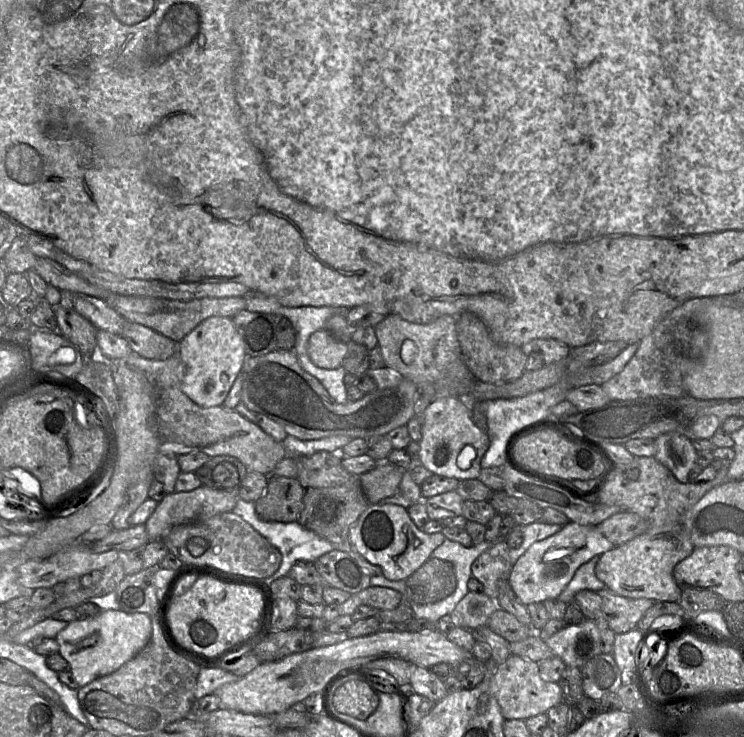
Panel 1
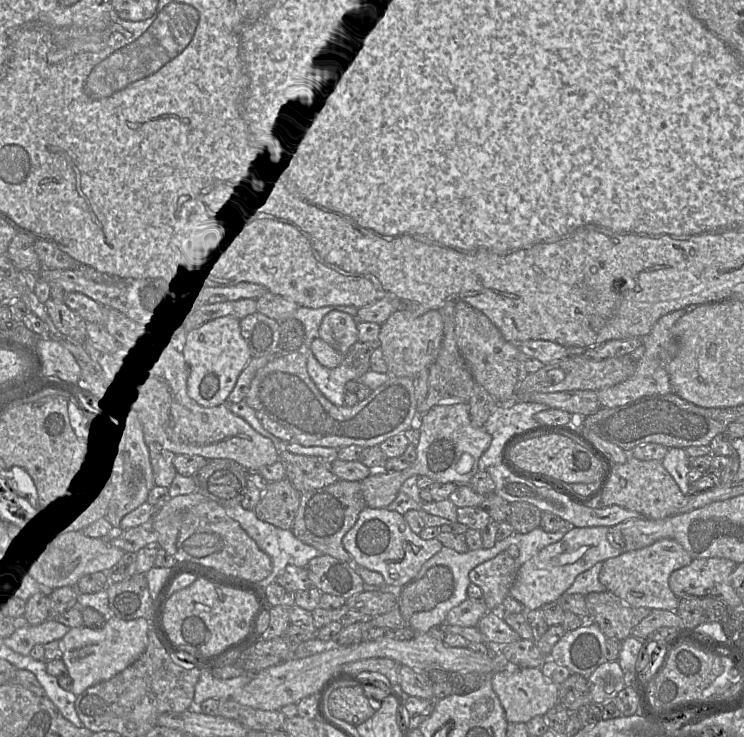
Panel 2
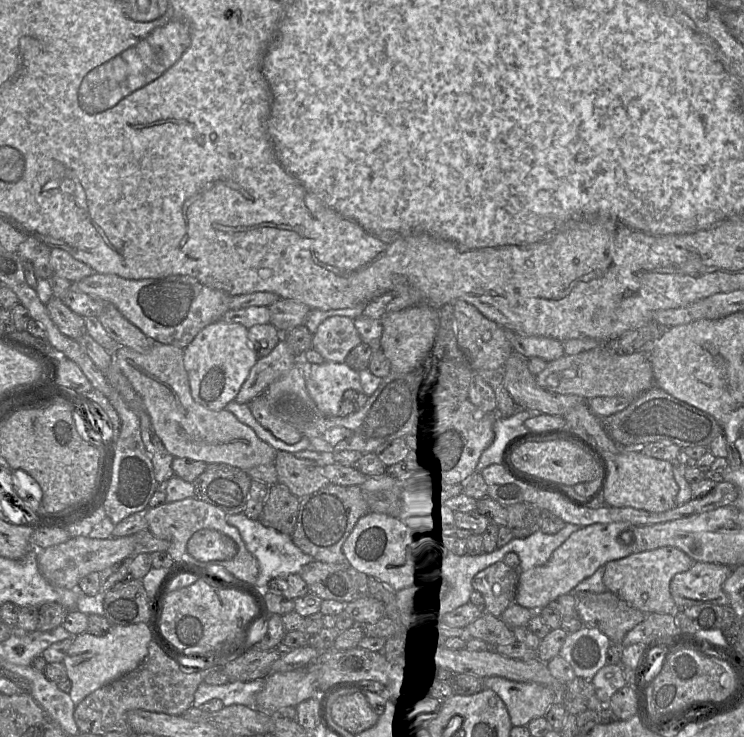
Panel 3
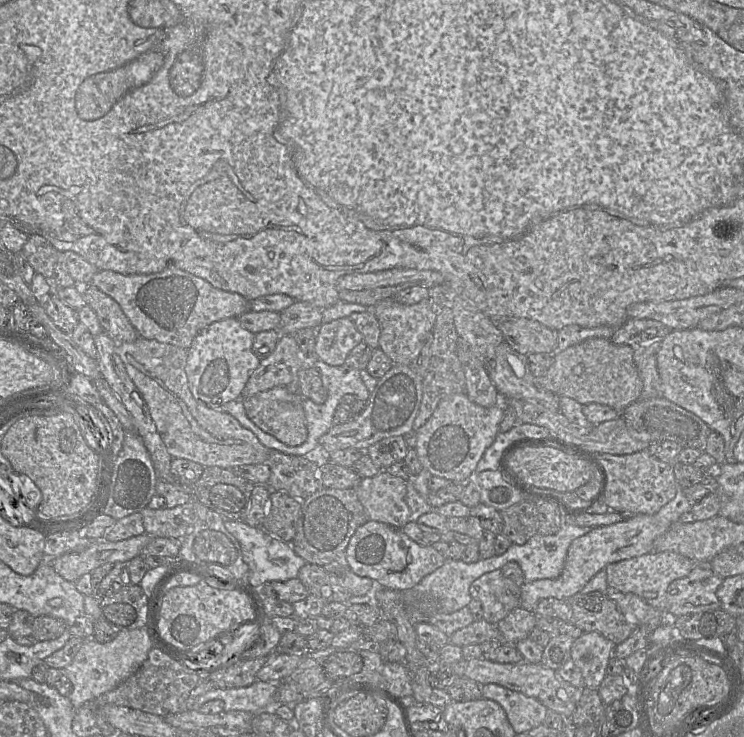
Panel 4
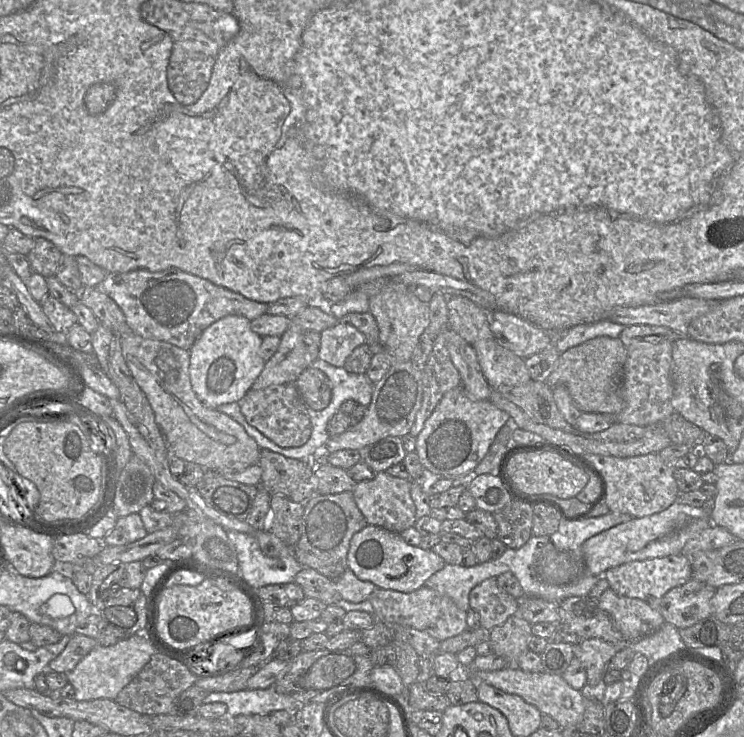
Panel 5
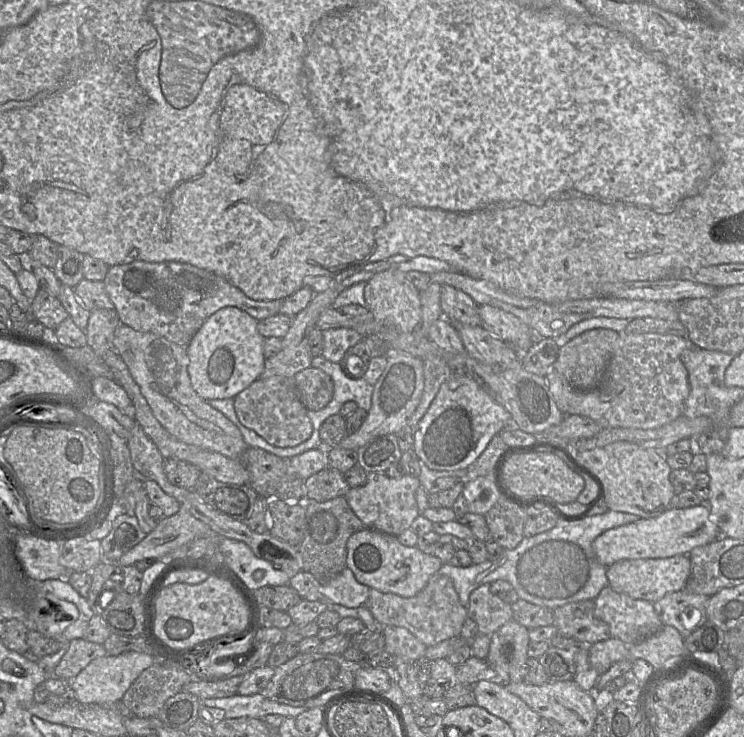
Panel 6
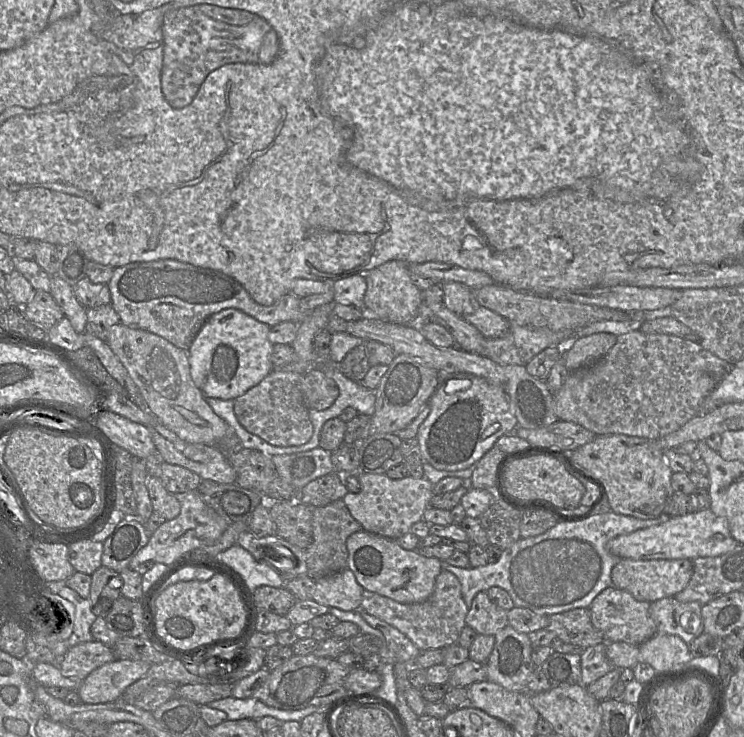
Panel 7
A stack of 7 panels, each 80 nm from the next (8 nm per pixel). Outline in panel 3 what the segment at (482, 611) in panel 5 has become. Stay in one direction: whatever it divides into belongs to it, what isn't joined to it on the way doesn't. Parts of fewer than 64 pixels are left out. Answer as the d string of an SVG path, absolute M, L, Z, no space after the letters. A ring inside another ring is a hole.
M504 561L479 571L472 580L473 590L483 596L485 612L499 618L515 602L517 584L518 572Z

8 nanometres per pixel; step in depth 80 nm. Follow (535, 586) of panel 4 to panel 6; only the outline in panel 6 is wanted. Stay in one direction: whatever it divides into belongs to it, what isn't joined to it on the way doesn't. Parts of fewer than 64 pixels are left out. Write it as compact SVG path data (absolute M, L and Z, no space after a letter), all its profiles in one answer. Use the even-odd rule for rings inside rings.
M707 504L677 509L670 507L655 518L641 518L599 535L592 543L598 562L609 567L622 560L662 559L688 555L695 547L712 543L720 537L720 531L710 519Z

